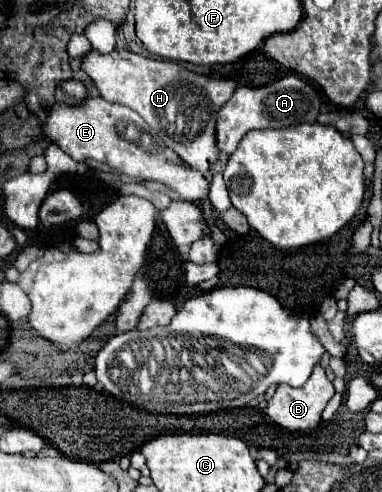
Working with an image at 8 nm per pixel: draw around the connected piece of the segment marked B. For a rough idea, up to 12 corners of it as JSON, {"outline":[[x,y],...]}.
{"outline":[[318,365],[298,389],[278,385],[266,415],[288,431],[318,427],[334,385]]}

